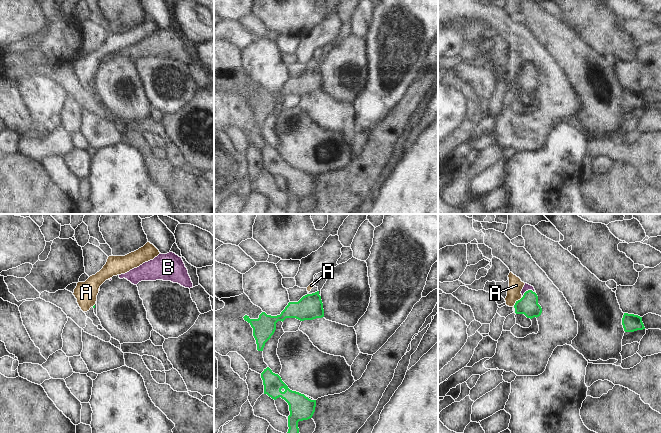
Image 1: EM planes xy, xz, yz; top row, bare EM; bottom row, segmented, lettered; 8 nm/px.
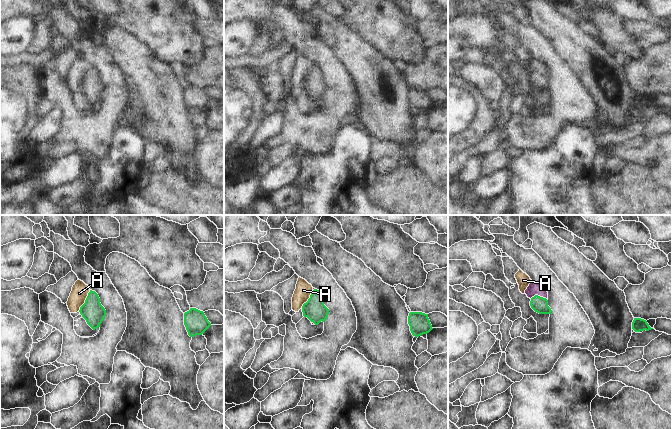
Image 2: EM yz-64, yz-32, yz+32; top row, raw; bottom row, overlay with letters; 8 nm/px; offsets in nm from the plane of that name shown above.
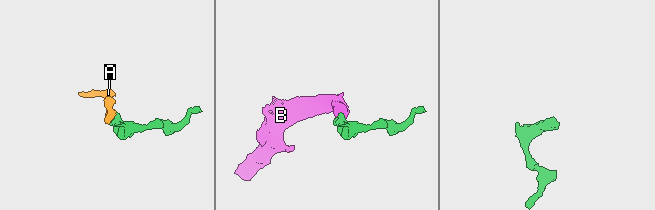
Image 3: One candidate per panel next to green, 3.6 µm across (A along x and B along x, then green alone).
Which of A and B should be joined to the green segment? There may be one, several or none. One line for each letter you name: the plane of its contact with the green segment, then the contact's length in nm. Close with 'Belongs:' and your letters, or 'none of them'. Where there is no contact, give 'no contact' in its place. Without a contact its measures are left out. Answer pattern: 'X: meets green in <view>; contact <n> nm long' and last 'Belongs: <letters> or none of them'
B: meets green in yz; contact 120 nm long
Belongs: B

